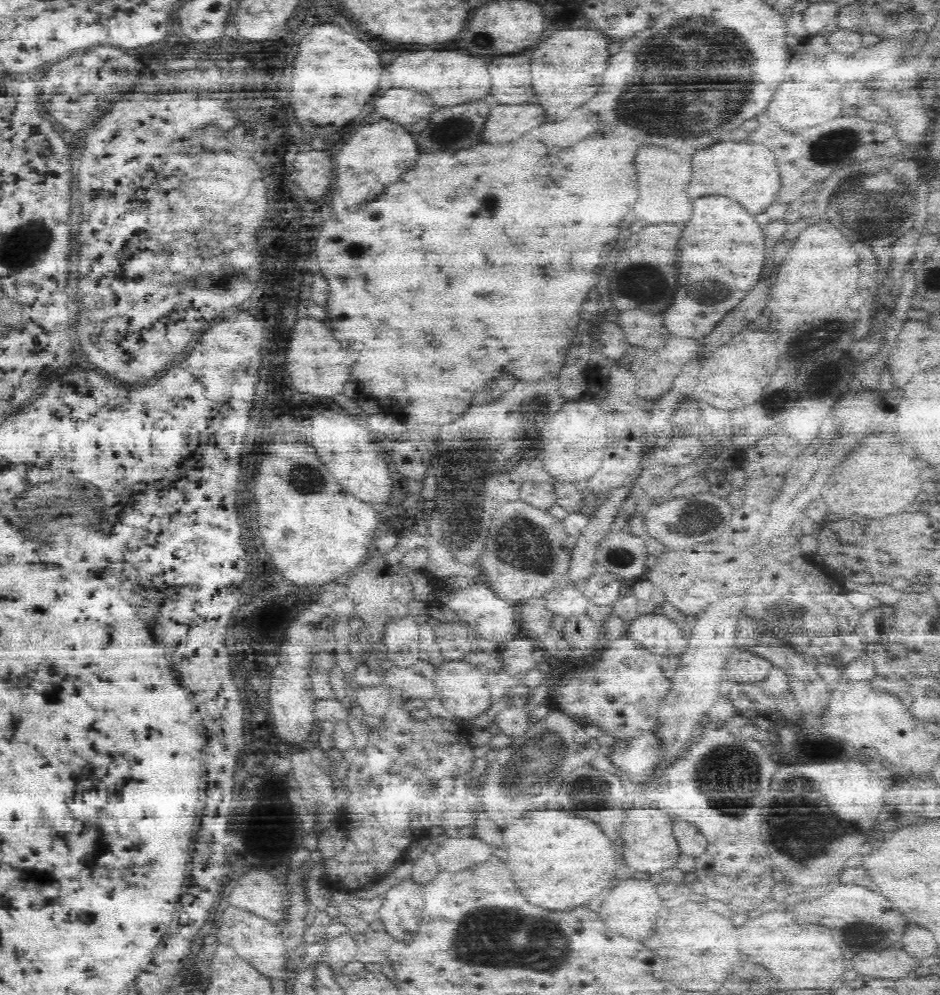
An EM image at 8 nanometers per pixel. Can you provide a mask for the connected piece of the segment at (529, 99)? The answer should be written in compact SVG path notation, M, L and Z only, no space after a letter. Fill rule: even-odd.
M526 56L496 58L490 64L490 76L492 76L490 96L494 96L498 104L536 104L538 102L530 90L532 86L530 84L530 60Z

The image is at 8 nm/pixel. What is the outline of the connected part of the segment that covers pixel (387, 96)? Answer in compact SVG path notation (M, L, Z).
M386 90L376 102L374 112L370 114L370 122L378 122L382 118L394 122L394 124L414 124L418 120L424 120L434 110L432 100L416 90Z

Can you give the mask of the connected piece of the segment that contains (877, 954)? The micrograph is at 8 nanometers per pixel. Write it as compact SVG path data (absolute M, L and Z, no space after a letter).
M889 944L878 951L870 952L868 949L868 952L853 956L852 964L848 964L847 968L852 968L852 970L848 970L849 976L864 976L870 979L900 979L909 973L919 971L916 960L910 958L902 949L894 949Z

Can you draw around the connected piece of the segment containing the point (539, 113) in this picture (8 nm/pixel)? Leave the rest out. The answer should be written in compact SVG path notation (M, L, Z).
M494 106L486 120L482 140L486 144L506 144L544 122L546 118L540 106Z

